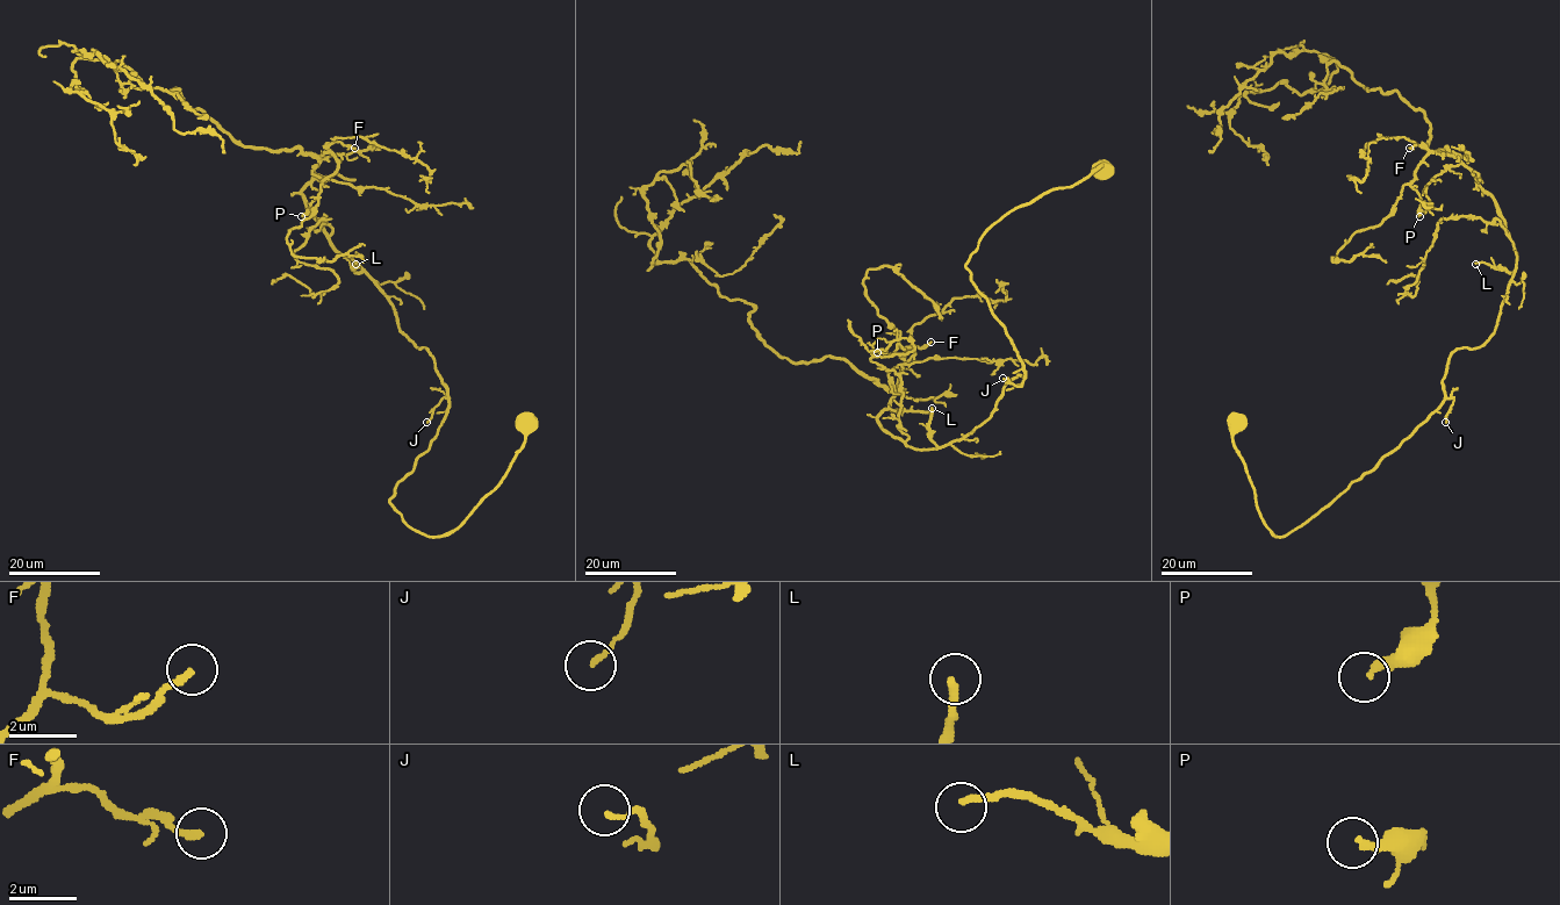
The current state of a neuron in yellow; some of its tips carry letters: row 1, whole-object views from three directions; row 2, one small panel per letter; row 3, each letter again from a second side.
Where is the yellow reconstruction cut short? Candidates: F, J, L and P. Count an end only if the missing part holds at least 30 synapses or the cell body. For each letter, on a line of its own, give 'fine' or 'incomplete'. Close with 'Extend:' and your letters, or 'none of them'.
F: fine
J: fine
L: fine
P: fine
Extend: none of them

